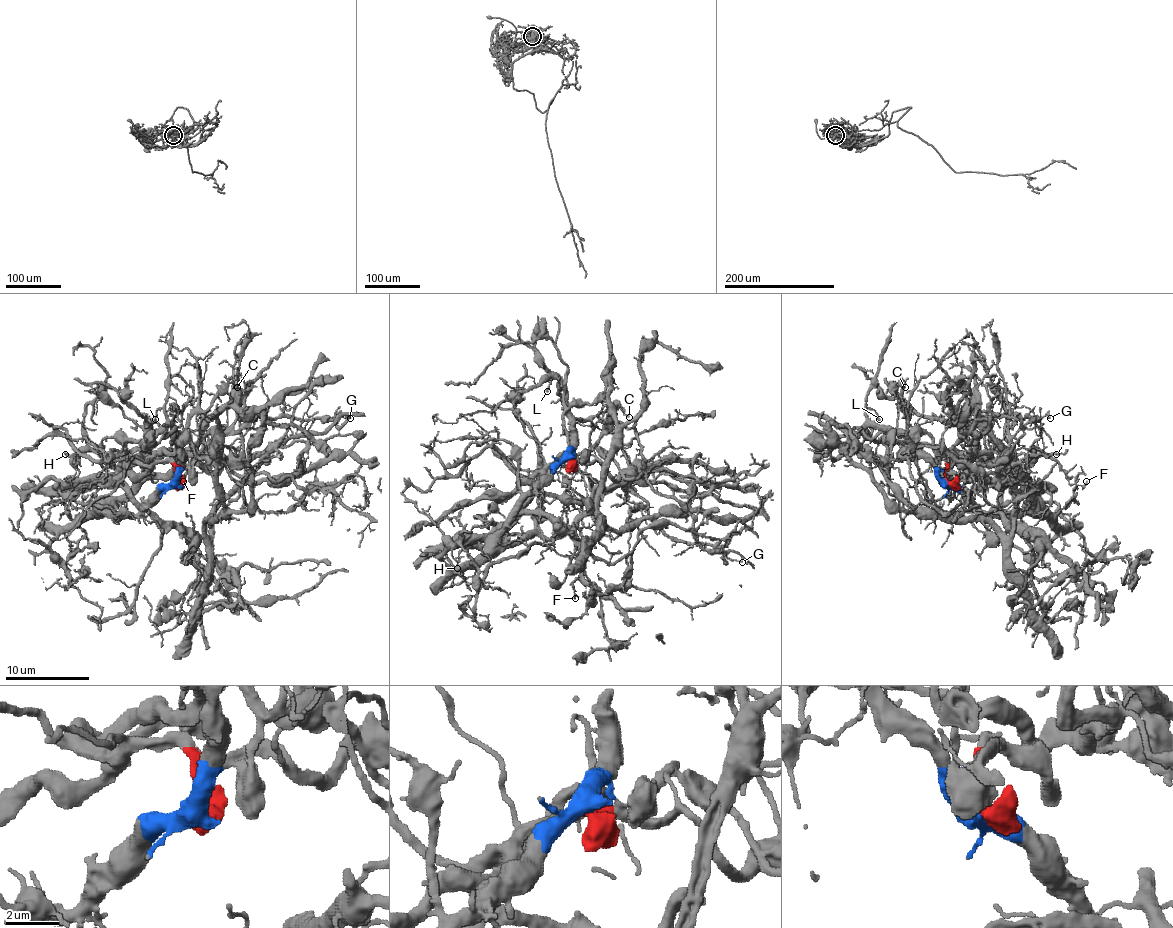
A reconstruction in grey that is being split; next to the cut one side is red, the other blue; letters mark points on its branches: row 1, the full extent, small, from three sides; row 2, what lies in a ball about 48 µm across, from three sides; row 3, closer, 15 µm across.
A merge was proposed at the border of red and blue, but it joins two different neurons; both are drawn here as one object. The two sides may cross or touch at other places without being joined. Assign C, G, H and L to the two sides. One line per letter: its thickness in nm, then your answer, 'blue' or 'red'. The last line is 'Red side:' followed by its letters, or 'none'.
C: 120 nm thick; blue
G: 110 nm thick; red
H: 90 nm thick; blue
L: 160 nm thick; blue
Red side: G

